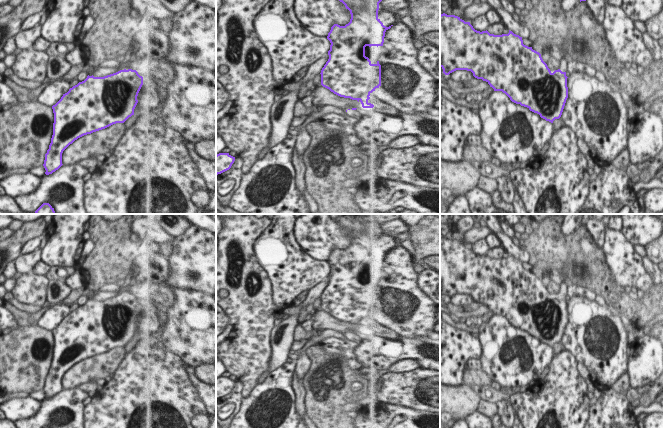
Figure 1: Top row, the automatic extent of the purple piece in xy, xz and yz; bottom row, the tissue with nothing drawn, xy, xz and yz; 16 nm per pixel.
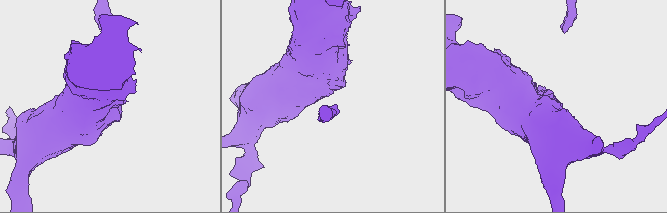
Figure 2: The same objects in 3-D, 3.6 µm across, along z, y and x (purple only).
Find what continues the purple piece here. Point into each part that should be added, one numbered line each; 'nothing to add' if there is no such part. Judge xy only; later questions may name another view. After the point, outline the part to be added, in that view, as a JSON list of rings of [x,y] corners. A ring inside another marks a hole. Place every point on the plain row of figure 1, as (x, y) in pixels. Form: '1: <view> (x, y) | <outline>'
1: xy (135, 286) | [[[135,260],[131,264],[131,269],[129,270],[130,276],[129,276],[129,280],[127,281],[130,283],[130,289],[126,294],[132,293],[132,294],[136,294],[137,296],[142,295],[142,287],[141,287],[141,282],[139,281],[139,278],[138,278],[138,274],[140,271],[140,267],[144,262],[146,262],[146,260],[144,261]]]

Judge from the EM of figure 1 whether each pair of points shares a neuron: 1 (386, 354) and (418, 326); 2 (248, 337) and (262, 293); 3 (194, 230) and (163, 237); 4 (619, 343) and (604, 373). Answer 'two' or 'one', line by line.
1: two
2: one
3: two
4: one

